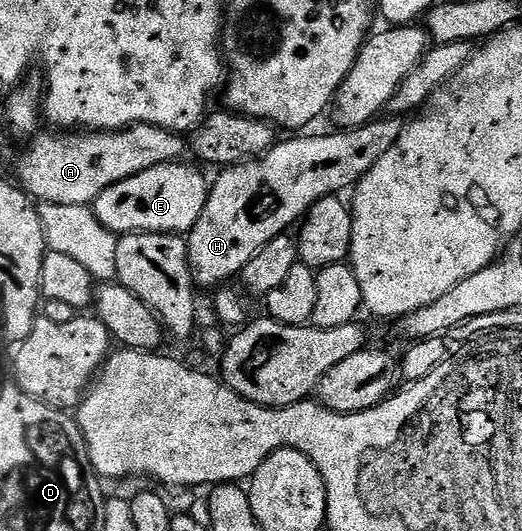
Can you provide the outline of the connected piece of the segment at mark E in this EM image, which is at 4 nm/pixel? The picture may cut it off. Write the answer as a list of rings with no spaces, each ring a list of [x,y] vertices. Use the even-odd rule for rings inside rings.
[[[173,163],[150,167],[150,171],[142,171],[130,179],[118,182],[114,187],[106,187],[102,195],[94,202],[96,218],[112,233],[175,233],[187,235],[198,223],[198,215],[202,215],[202,207],[206,207],[206,199],[210,185],[196,169],[191,169],[188,163]]]

